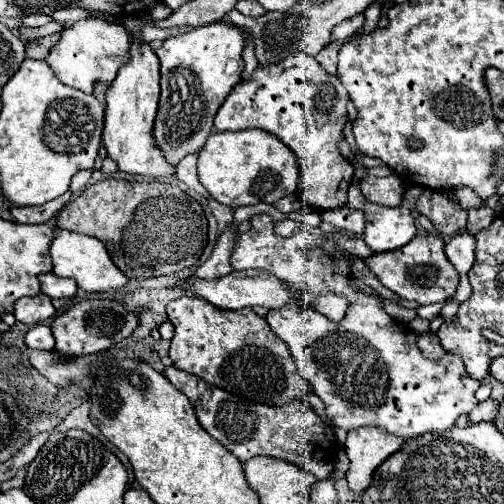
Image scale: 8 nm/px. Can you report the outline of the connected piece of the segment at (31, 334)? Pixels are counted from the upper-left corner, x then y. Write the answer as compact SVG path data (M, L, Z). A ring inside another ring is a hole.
M37 324L27 332L25 344L29 348L37 348L37 350L53 350L55 348L55 338L53 338L53 332L51 332L49 326Z

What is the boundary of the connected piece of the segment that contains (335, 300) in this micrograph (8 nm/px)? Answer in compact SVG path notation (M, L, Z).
M329 294L329 296L319 296L317 300L313 300L313 306L315 306L321 314L329 316L331 322L339 322L339 320L343 318L343 314L345 314L347 300L345 300L343 296L333 296L333 294Z

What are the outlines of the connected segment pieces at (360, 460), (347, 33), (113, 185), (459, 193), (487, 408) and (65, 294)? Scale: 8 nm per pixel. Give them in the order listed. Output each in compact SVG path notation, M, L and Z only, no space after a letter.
M365 426L347 432L345 440L345 452L349 456L349 472L347 472L347 482L349 488L355 494L365 492L365 488L371 484L371 476L375 468L389 458L393 452L397 452L403 446L403 438L389 434L381 428Z
M359 13L351 18L345 19L333 28L331 40L333 40L333 42L345 41L361 29L363 22L365 22L364 13Z
M107 178L85 188L59 212L59 226L99 238L129 278L173 276L201 258L207 246L207 218L201 204L179 186Z
M457 188L455 190L455 200L463 210L471 210L471 208L479 210L479 208L483 208L481 198L477 198L477 194L473 190L469 190L469 188Z
M491 398L485 400L485 402L479 402L477 408L469 414L469 420L473 424L477 424L477 422L493 422L495 416L497 416L497 408L499 408L499 404L495 400L491 400Z
M53 272L41 274L39 282L41 282L41 292L49 298L73 298L77 292L75 280L57 278Z

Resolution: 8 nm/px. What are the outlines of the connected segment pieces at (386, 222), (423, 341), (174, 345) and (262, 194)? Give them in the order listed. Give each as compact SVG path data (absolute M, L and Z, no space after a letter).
M354 179L353 182L351 182L351 186L349 186L347 192L347 206L365 210L365 214L367 214L367 224L365 224L363 240L367 242L367 246L369 246L373 252L389 252L389 250L397 250L397 248L409 244L409 242L417 236L417 226L415 226L415 220L411 218L411 210L416 207L417 199L422 191L423 188L421 186L409 187L405 191L400 206L395 208L385 208L385 206L369 204L369 201L367 201L361 193L359 180Z
M433 332L417 336L417 344L419 344L423 356L429 360L439 360L445 354L445 350L441 348L441 342L437 340L437 334L433 334Z
M183 296L167 304L167 316L175 326L169 348L175 368L191 372L207 384L231 394L267 406L285 406L311 392L309 384L299 376L287 344L277 338L265 318L257 316L251 308L225 312L213 308L213 304L205 304L201 298Z
M265 130L217 132L199 152L199 182L211 198L231 208L259 202L273 204L297 190L299 164L295 152Z

